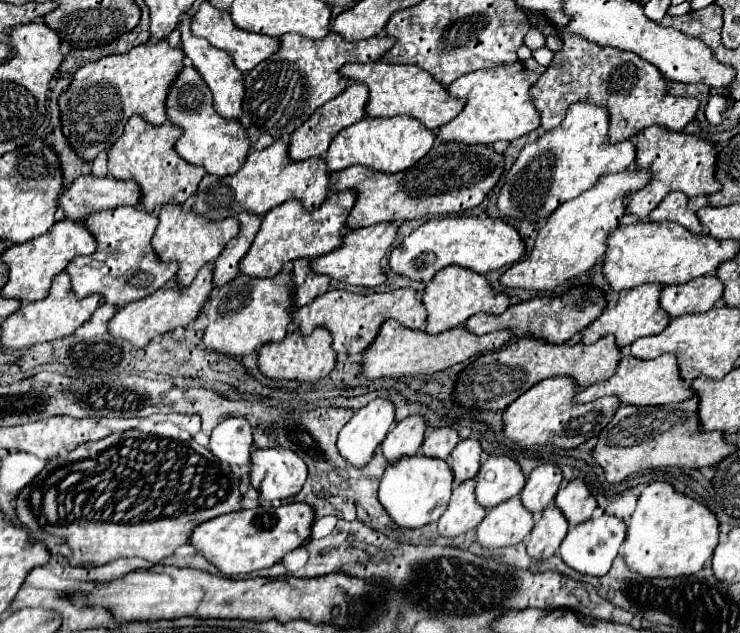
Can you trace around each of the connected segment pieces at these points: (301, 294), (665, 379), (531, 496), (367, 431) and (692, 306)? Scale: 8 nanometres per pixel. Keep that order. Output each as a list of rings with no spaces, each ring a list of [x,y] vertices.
[[[310,258],[294,260],[294,304],[298,308],[310,304],[316,296],[328,292],[330,282],[332,280],[326,274],[316,274],[310,268]]]
[[[626,346],[622,352],[622,360],[620,366],[616,370],[614,376],[610,376],[604,382],[596,382],[588,388],[584,388],[582,392],[578,392],[576,402],[584,404],[584,402],[592,402],[596,398],[602,396],[618,396],[622,400],[622,404],[636,404],[636,406],[658,406],[658,404],[672,404],[672,402],[682,402],[684,398],[694,396],[696,392],[692,390],[692,386],[684,384],[684,380],[680,378],[680,368],[678,368],[678,360],[672,354],[662,354],[654,360],[638,360],[632,358],[630,348]]]
[[[542,464],[538,468],[534,468],[526,480],[526,486],[522,490],[522,502],[524,506],[534,512],[540,514],[544,508],[548,508],[560,488],[562,482],[562,470],[556,464]]]
[[[374,398],[360,408],[338,436],[340,454],[354,466],[366,466],[394,422],[394,404]]]
[[[700,276],[680,286],[664,286],[660,306],[674,318],[690,312],[710,310],[724,292],[724,284],[716,276]]]

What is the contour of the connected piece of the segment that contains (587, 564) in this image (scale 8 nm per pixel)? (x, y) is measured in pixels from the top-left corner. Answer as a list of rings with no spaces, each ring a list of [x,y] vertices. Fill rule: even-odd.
[[[604,512],[598,518],[590,518],[586,522],[578,524],[578,526],[572,526],[568,530],[562,546],[560,546],[560,556],[568,566],[572,566],[580,574],[604,576],[610,570],[612,560],[618,556],[618,550],[620,550],[620,546],[624,542],[624,536],[626,536],[624,520]]]

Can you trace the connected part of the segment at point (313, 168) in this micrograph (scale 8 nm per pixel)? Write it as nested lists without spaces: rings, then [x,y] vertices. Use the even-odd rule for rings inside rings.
[[[276,140],[264,150],[252,150],[242,170],[232,176],[218,178],[204,192],[198,192],[198,200],[192,210],[196,214],[204,214],[208,220],[238,216],[242,210],[262,216],[292,198],[300,200],[308,210],[314,210],[328,198],[328,174],[330,172],[324,158],[310,158],[302,162],[292,160],[288,156],[288,142]]]

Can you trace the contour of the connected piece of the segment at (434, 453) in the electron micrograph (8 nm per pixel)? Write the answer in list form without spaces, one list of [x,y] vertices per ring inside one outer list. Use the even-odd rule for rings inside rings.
[[[436,428],[422,444],[422,454],[430,458],[442,458],[446,460],[454,446],[460,442],[460,436],[454,428]]]

